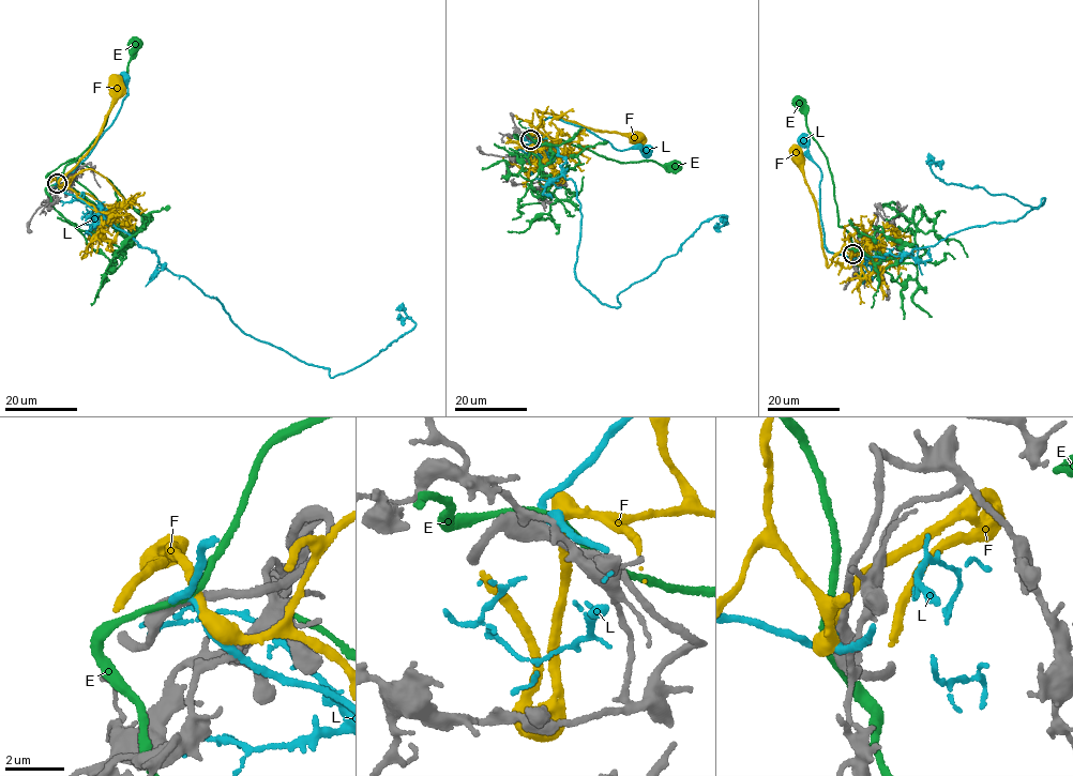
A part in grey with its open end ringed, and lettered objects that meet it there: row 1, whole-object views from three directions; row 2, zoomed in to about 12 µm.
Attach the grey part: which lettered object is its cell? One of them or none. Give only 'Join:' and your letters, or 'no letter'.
Join: F

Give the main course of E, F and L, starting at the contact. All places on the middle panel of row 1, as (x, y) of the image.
E: (527, 136), (542, 146), (562, 140), (621, 163), (650, 161), (661, 165), (673, 165)
F: (530, 139), (546, 134), (535, 109), (599, 132), (635, 135)
L: (529, 137), (565, 160), (582, 216), (574, 274), (604, 304), (620, 306), (703, 223), (727, 216), (719, 223)

